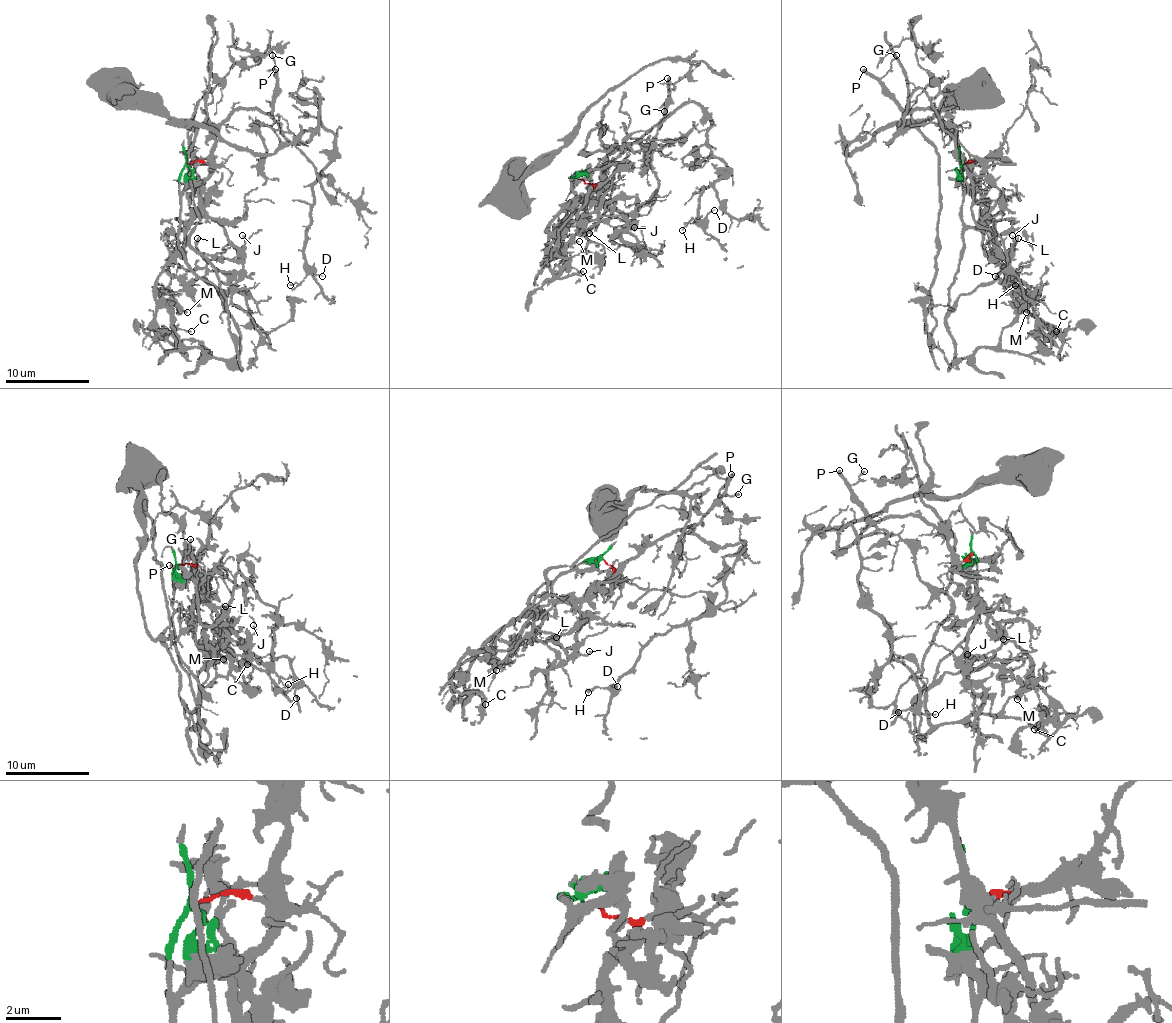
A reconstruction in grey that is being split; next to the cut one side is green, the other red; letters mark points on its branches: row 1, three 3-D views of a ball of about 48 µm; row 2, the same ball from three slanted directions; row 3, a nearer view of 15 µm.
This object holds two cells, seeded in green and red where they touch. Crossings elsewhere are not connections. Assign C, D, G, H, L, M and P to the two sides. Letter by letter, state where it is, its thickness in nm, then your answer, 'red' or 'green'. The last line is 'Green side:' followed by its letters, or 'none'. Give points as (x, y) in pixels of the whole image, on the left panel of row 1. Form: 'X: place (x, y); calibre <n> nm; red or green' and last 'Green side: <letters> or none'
C: place (191, 331); calibre 130 nm; green
D: place (322, 276); calibre 100 nm; red
G: place (272, 55); calibre 140 nm; red
H: place (290, 285); calibre 100 nm; red
L: place (197, 238); calibre 220 nm; green
M: place (187, 312); calibre 170 nm; green
P: place (275, 69); calibre 280 nm; red
Green side: C, L, M

